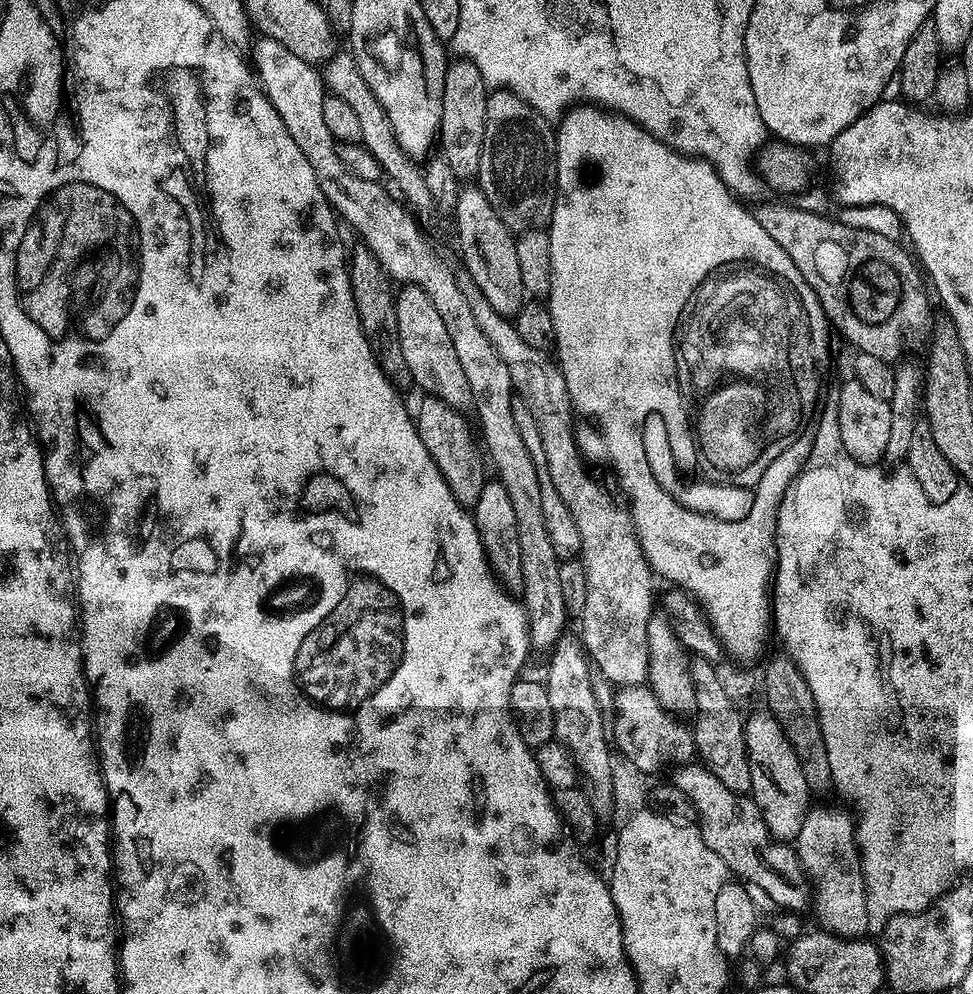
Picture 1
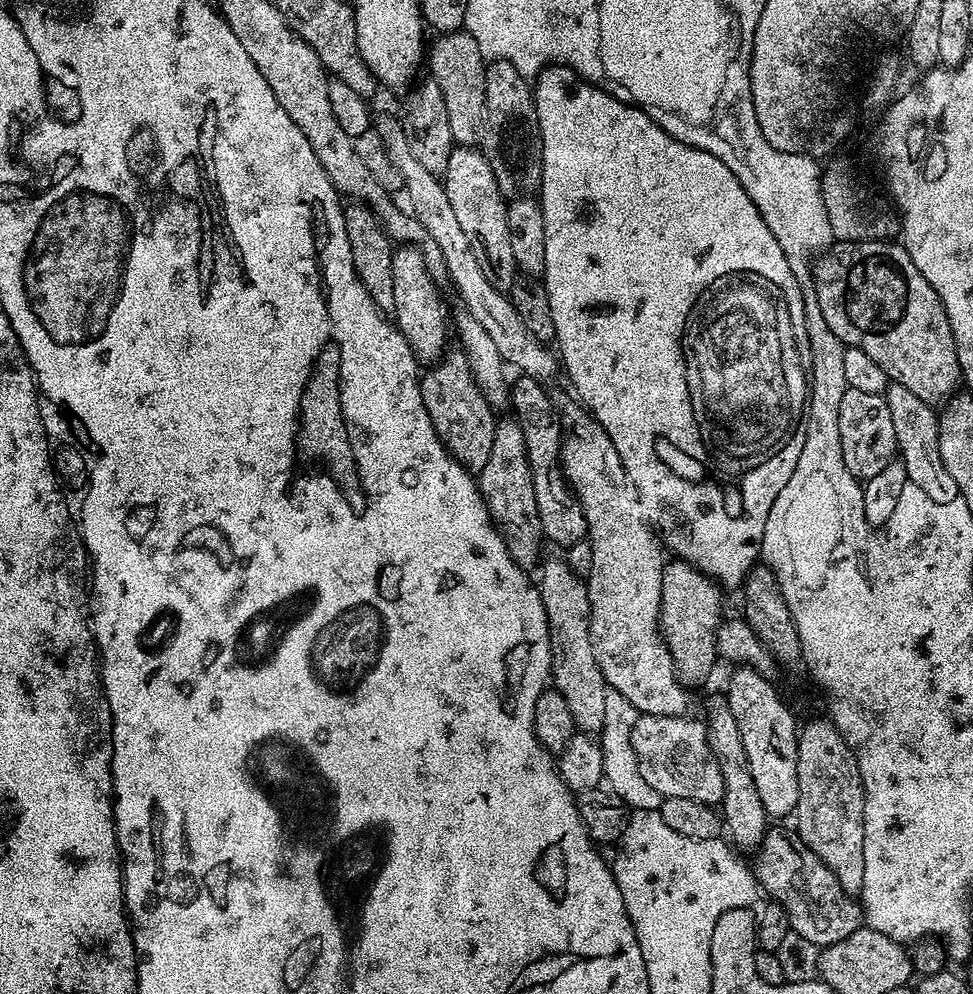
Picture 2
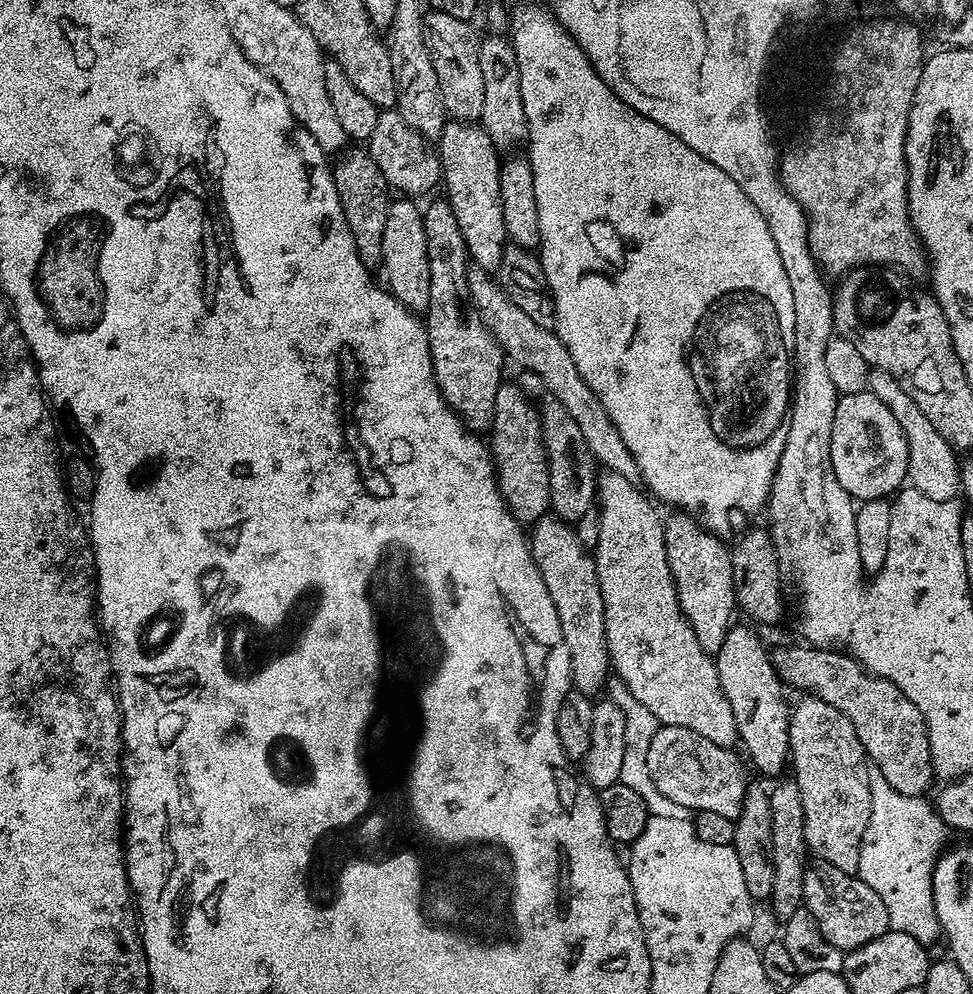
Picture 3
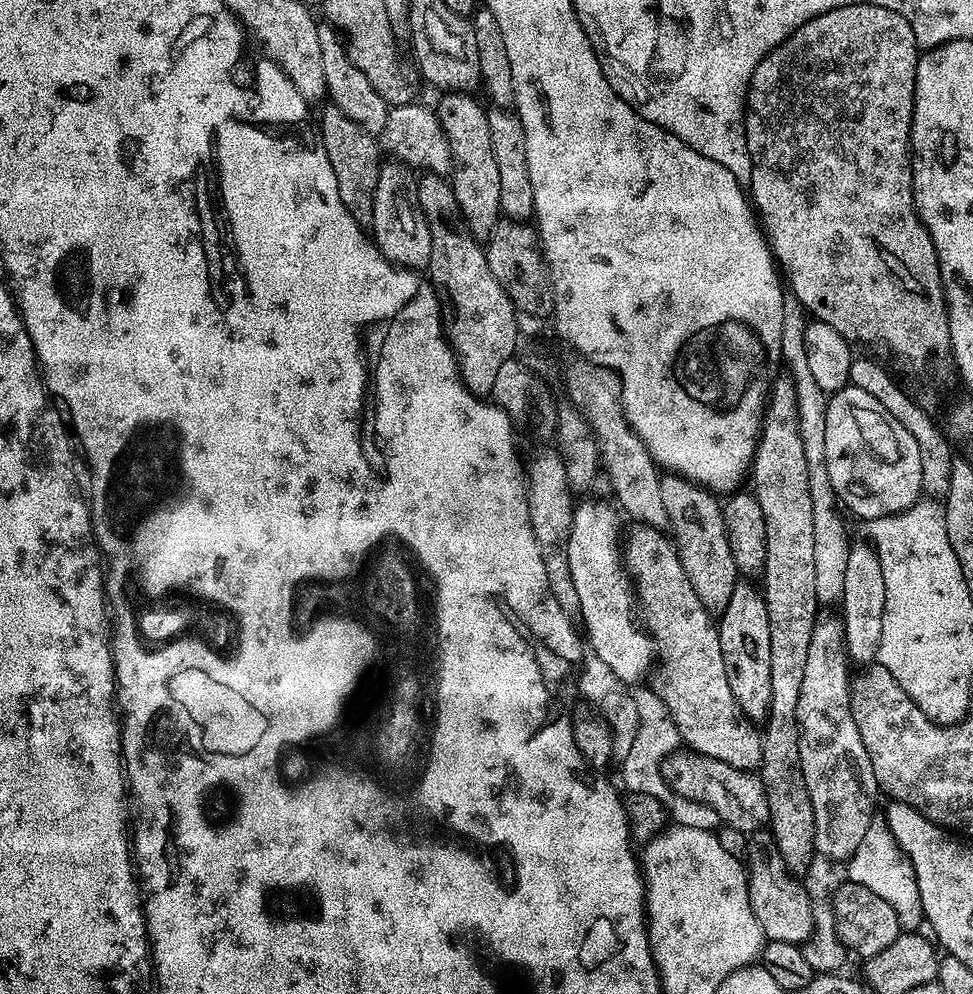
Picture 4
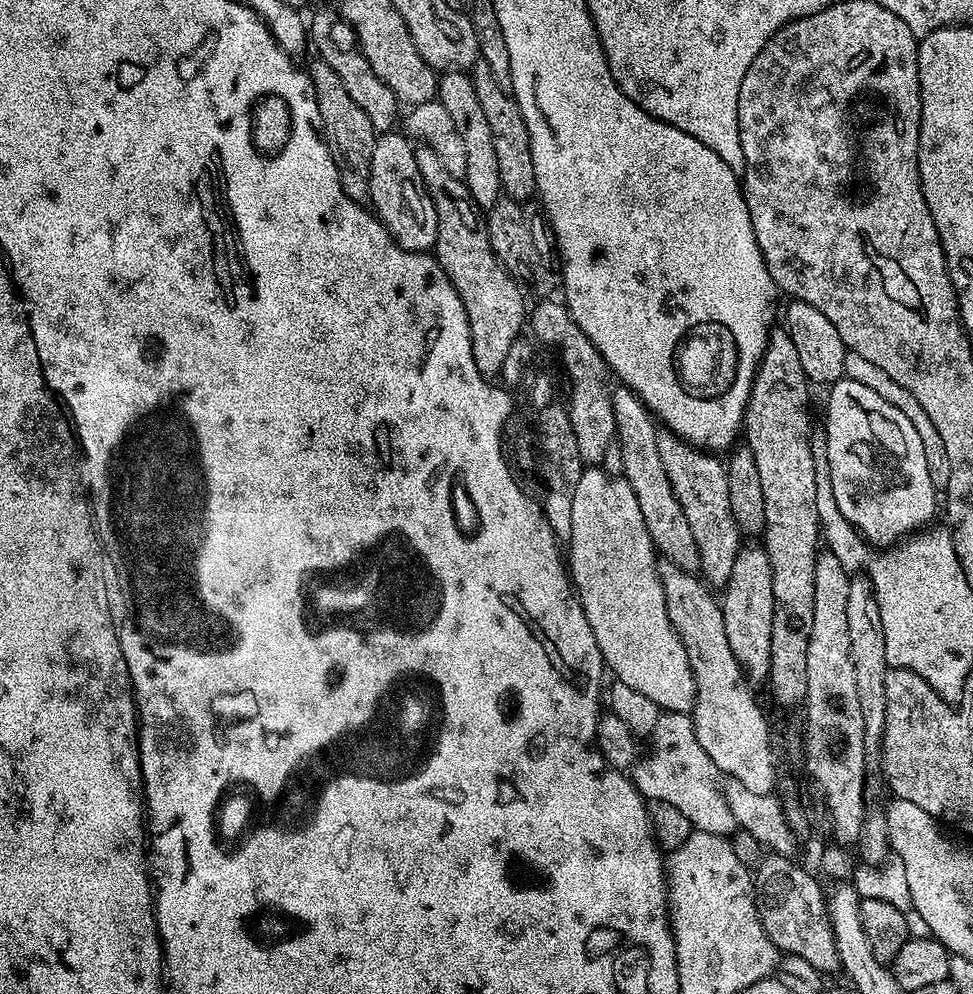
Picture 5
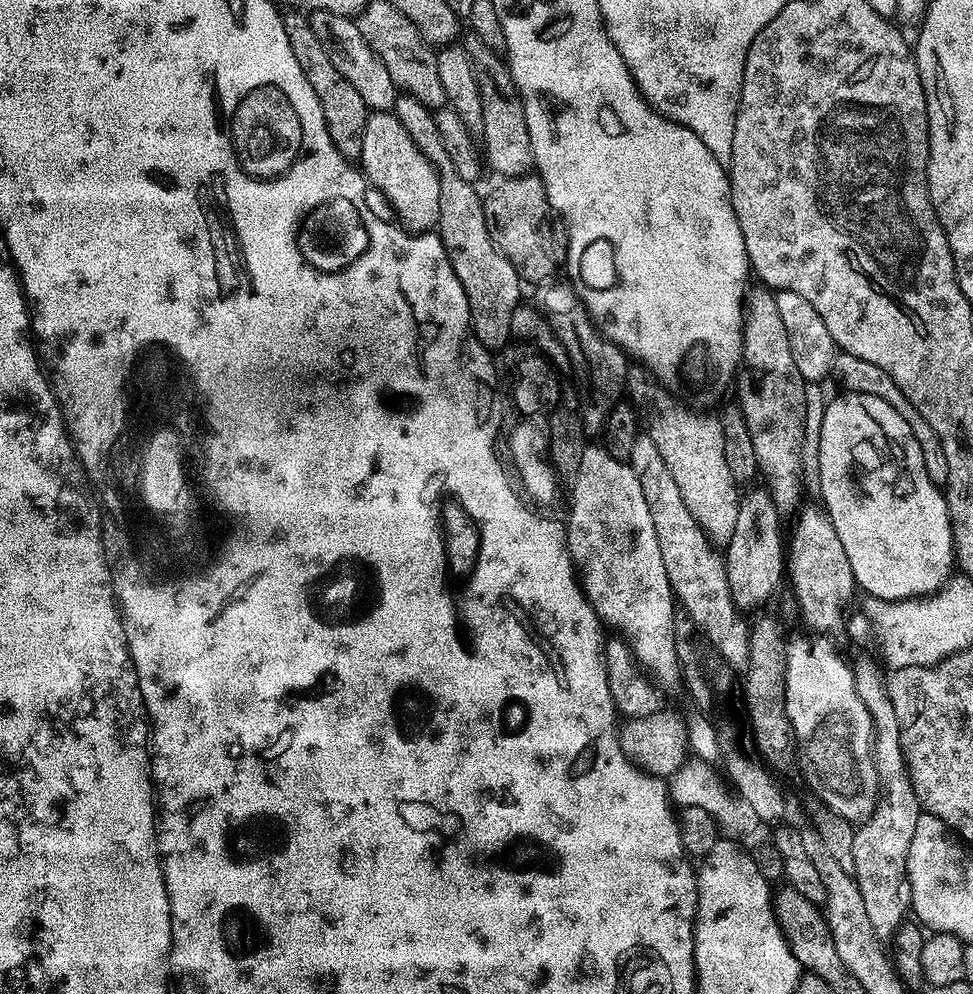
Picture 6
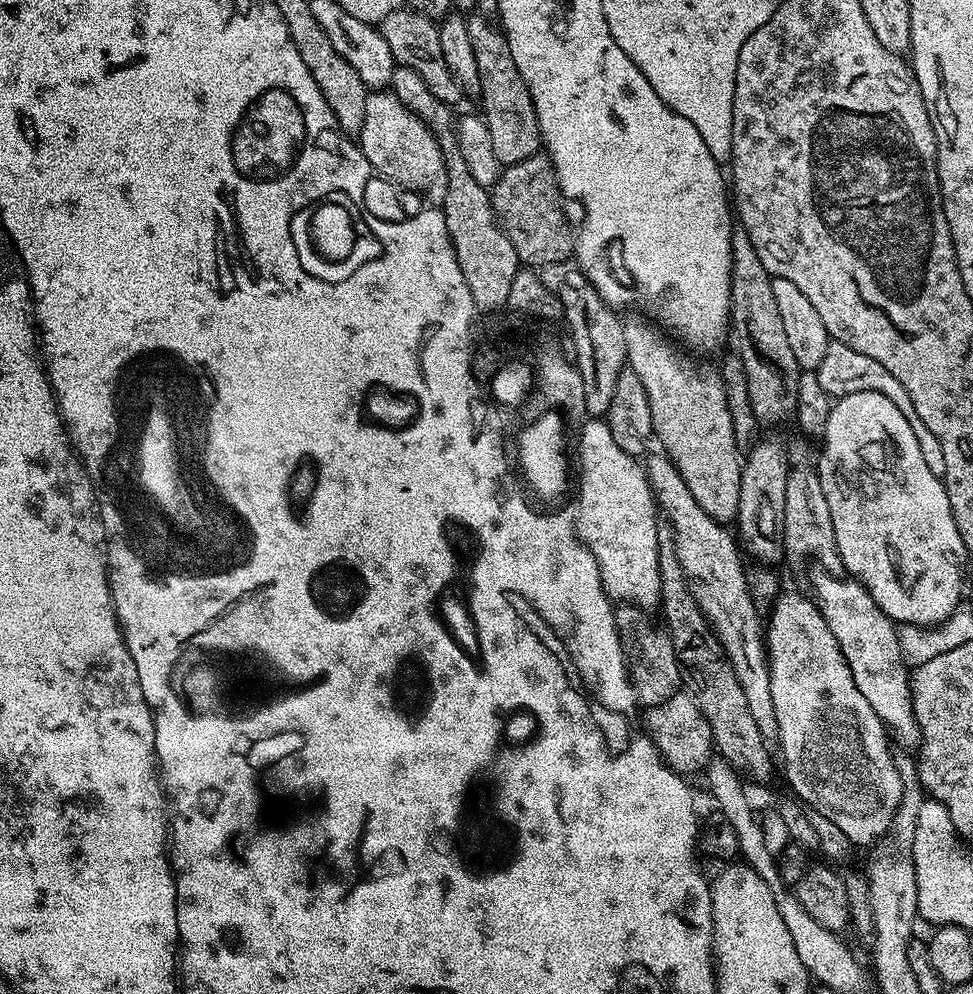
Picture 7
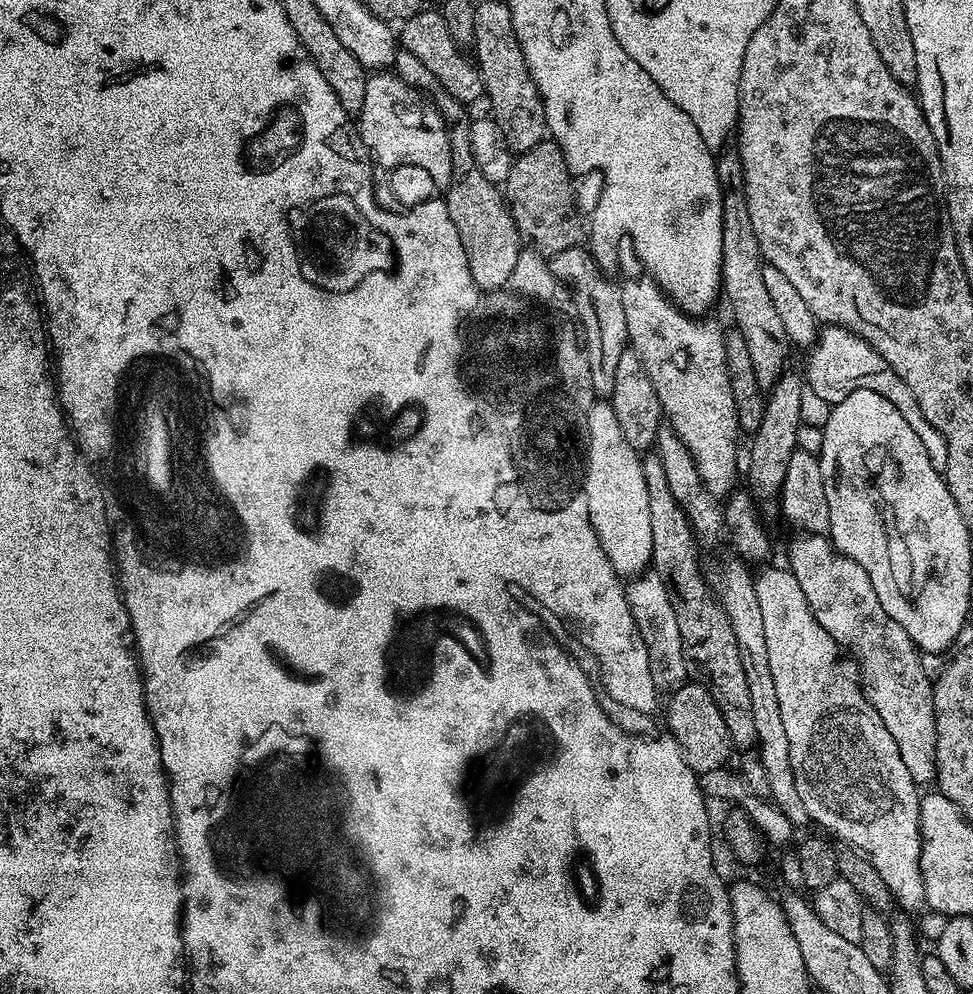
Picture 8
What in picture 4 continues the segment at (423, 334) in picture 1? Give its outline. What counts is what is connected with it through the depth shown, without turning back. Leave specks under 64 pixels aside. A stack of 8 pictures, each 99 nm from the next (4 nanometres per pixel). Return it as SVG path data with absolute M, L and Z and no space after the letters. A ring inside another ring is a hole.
M399 162L381 163L378 190L374 192L374 214L370 236L380 253L397 268L427 269L430 262L430 226L418 202L417 177Z

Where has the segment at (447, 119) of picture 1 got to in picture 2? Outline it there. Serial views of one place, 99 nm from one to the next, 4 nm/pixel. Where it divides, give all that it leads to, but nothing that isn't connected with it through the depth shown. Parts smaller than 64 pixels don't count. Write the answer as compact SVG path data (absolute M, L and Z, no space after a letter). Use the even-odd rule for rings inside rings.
M463 30L459 32L446 32L435 37L436 41L431 41L430 47L426 52L426 68L429 68L431 79L438 82L438 90L442 90L442 94L446 98L446 115L450 118L450 134L453 141L460 146L476 146L484 139L484 123L486 122L486 74L484 73L486 61L482 50L478 50L478 42L474 42L474 38L470 38L470 34Z

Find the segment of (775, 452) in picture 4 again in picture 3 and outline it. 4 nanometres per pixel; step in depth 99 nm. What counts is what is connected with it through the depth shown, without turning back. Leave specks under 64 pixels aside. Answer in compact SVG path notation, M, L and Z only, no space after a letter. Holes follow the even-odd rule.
M780 778L768 792L768 801L772 811L772 861L774 862L774 886L770 897L772 912L786 922L801 911L804 903L804 870L806 861L804 855L809 855L810 849L804 841L804 815L802 814L802 796L795 779Z

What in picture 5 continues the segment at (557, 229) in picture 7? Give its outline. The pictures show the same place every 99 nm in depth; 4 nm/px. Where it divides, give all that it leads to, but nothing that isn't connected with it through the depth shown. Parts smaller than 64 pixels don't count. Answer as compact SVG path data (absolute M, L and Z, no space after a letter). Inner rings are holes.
M502 198L494 207L487 209L486 227L488 229L488 241L498 258L498 262L514 277L517 284L523 286L529 293L532 291L536 298L548 298L555 293L552 292L555 288L557 291L558 252L554 247L552 229L539 203Z

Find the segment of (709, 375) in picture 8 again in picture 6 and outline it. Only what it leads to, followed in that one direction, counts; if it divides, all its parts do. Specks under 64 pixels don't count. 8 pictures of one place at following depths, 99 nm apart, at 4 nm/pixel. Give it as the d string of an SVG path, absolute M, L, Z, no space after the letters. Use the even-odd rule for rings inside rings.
M632 366L628 370L628 382L626 396L632 408L638 410L641 421L648 423L646 434L658 446L658 454L662 454L662 462L670 467L670 474L681 491L682 500L689 507L690 514L702 527L709 540L715 547L727 547L731 535L735 531L735 523L738 522L738 510L740 509L740 488L731 477L727 468L726 456L722 447L722 426L715 415L703 416L700 412L691 412L684 405L679 404L677 397L669 392L662 384L657 384L652 374L642 366Z

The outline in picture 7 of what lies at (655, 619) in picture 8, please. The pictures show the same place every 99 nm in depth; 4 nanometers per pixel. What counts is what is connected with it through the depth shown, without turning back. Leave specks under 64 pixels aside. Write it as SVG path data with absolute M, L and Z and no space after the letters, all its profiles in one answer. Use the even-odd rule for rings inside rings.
M621 603L616 608L616 625L626 649L632 689L636 691L636 699L644 708L653 708L669 700L674 693L681 691L682 681L680 663L676 661L671 635L648 616L651 615L645 609L633 604Z

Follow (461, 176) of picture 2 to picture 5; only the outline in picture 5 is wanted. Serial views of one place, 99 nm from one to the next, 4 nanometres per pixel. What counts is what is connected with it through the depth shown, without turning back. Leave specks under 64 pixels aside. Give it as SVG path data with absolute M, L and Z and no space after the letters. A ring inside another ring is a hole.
M446 72L439 77L436 94L440 104L450 114L454 130L466 145L466 174L464 184L470 190L471 201L477 209L487 210L502 199L502 189L498 178L498 157L494 154L494 137L490 134L490 125L482 115L482 106L478 103L478 94L474 91L474 82L468 72Z

